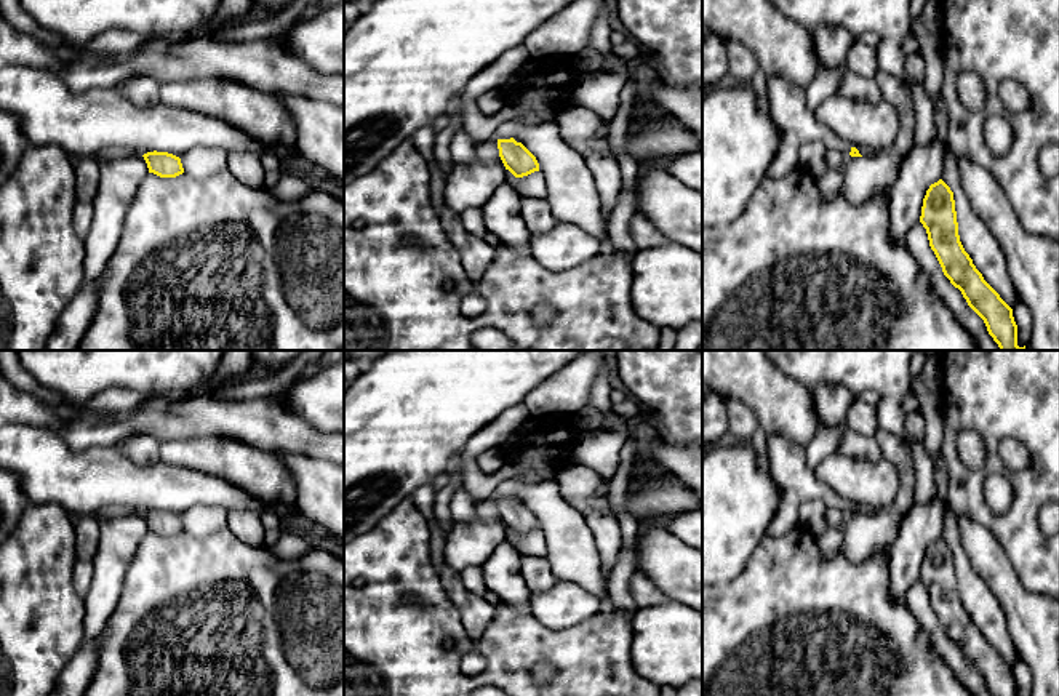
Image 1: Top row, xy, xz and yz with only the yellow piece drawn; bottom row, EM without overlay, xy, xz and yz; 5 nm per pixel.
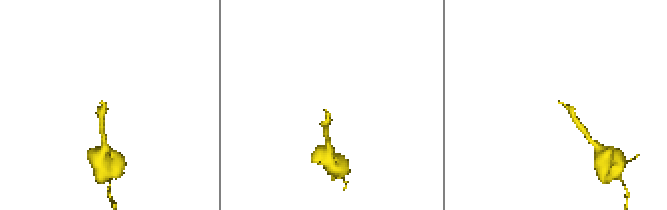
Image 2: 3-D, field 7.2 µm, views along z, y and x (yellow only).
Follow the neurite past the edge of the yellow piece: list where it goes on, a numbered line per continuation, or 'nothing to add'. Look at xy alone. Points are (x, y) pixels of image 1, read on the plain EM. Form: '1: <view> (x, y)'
nothing to add

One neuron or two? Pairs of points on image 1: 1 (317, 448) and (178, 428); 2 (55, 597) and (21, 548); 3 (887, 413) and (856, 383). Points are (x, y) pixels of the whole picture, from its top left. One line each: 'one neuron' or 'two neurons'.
1: one neuron
2: one neuron
3: one neuron

